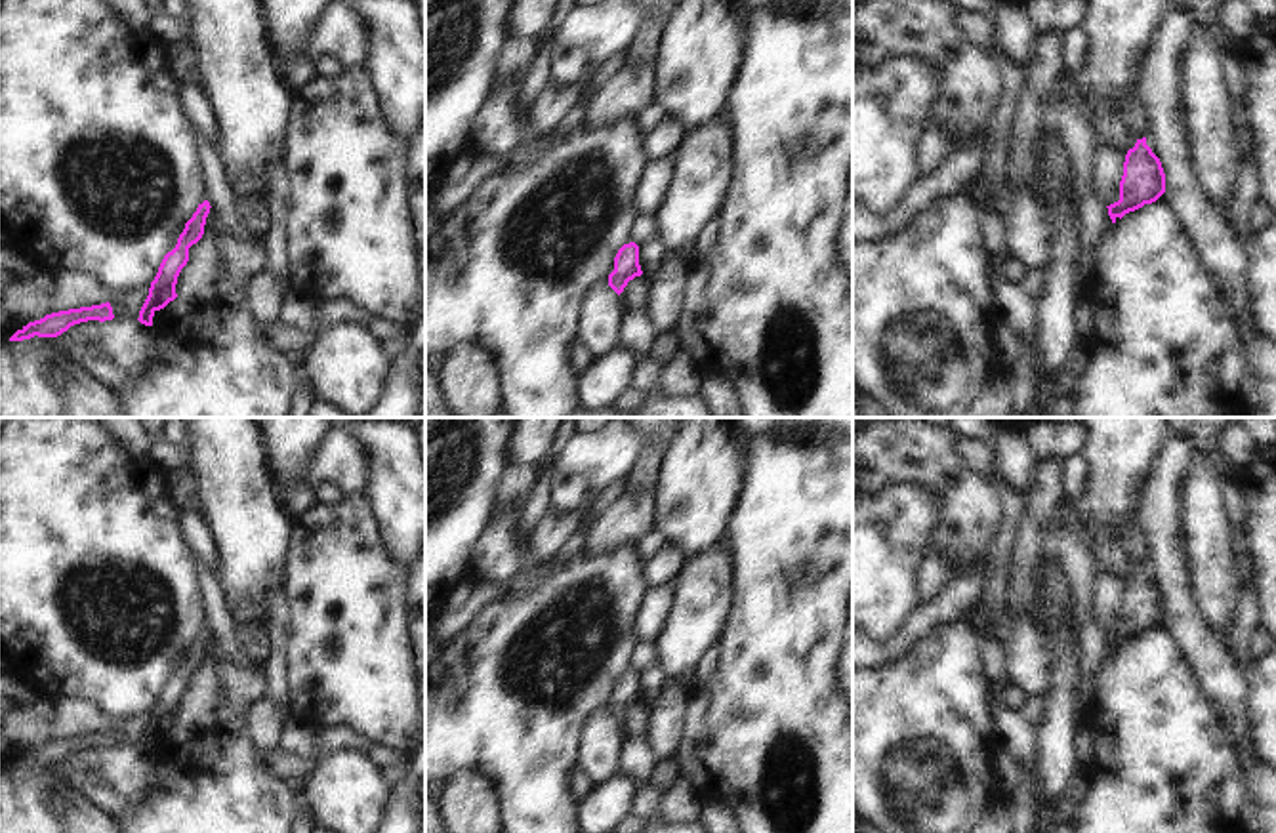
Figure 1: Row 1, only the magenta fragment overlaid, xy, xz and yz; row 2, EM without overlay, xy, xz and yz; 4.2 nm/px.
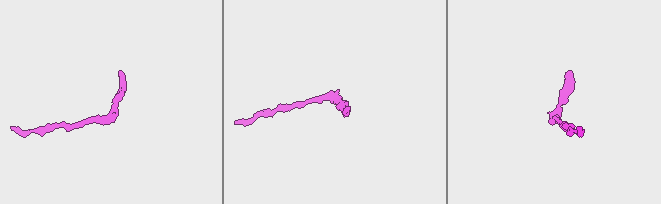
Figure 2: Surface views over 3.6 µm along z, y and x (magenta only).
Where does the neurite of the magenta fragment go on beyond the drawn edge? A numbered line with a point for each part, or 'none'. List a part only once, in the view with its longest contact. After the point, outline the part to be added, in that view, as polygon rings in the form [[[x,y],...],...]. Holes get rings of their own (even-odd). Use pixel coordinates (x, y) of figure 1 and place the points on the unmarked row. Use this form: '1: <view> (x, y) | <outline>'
none

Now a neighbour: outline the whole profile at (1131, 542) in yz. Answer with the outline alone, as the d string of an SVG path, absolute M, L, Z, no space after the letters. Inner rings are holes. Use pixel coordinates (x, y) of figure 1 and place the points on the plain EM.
M1137 518L1129 522L1118 539L1116 545L1135 566L1146 564L1146 541L1137 524Z

